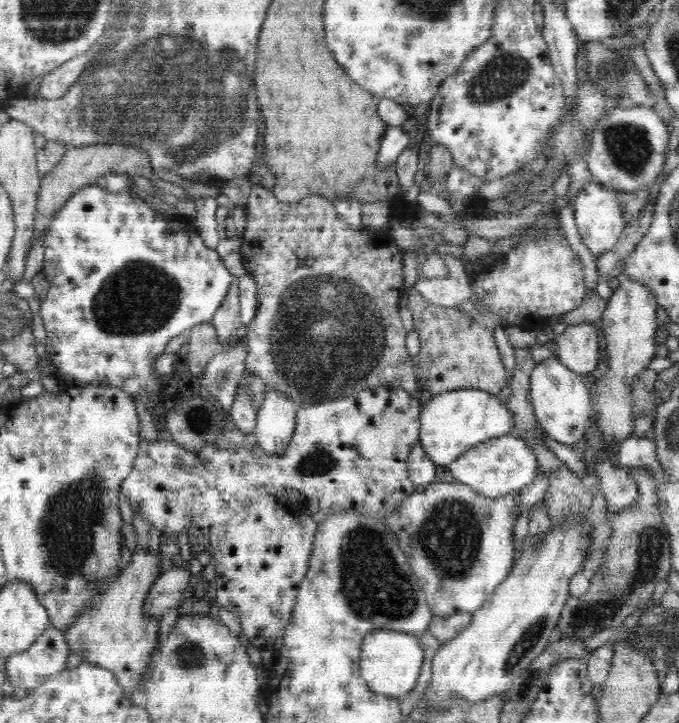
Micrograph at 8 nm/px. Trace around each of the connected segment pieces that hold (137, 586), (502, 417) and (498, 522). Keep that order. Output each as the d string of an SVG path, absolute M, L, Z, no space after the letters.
M137 546L137 549L128 567L122 570L120 576L116 576L116 582L112 580L104 594L100 592L98 598L92 598L84 612L76 616L74 624L63 631L70 654L76 653L82 657L82 662L98 665L114 673L128 699L132 691L137 689L143 674L152 668L152 658L158 652L159 618L146 618L142 607L152 583L167 567L160 554L156 556L141 546Z
M456 389L423 398L420 443L437 465L446 466L472 446L514 433L515 422L502 397L480 389Z
M432 481L428 486L414 487L414 492L401 502L400 509L386 518L390 531L396 535L398 545L406 554L415 577L425 592L433 616L447 617L462 611L478 610L506 580L515 566L517 552L513 546L513 530L516 526L518 492L503 497L490 498L476 492L472 487L458 482Z

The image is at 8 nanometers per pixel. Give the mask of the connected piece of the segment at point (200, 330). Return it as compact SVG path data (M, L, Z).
M212 322L197 325L189 332L191 334L188 340L190 348L188 348L186 364L194 378L200 378L208 362L224 347L219 343Z

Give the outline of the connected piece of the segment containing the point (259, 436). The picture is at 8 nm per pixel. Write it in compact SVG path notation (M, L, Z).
M267 387L257 411L254 435L266 453L282 454L296 430L298 405L284 393Z

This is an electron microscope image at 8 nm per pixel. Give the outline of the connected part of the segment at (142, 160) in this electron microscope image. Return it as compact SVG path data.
M90 144L90 146L72 146L64 153L62 160L40 180L37 190L37 211L34 223L33 240L46 234L52 224L54 215L66 204L66 201L78 190L96 185L100 176L110 173L127 173L128 175L151 178L149 158L145 152L135 146L125 144Z

